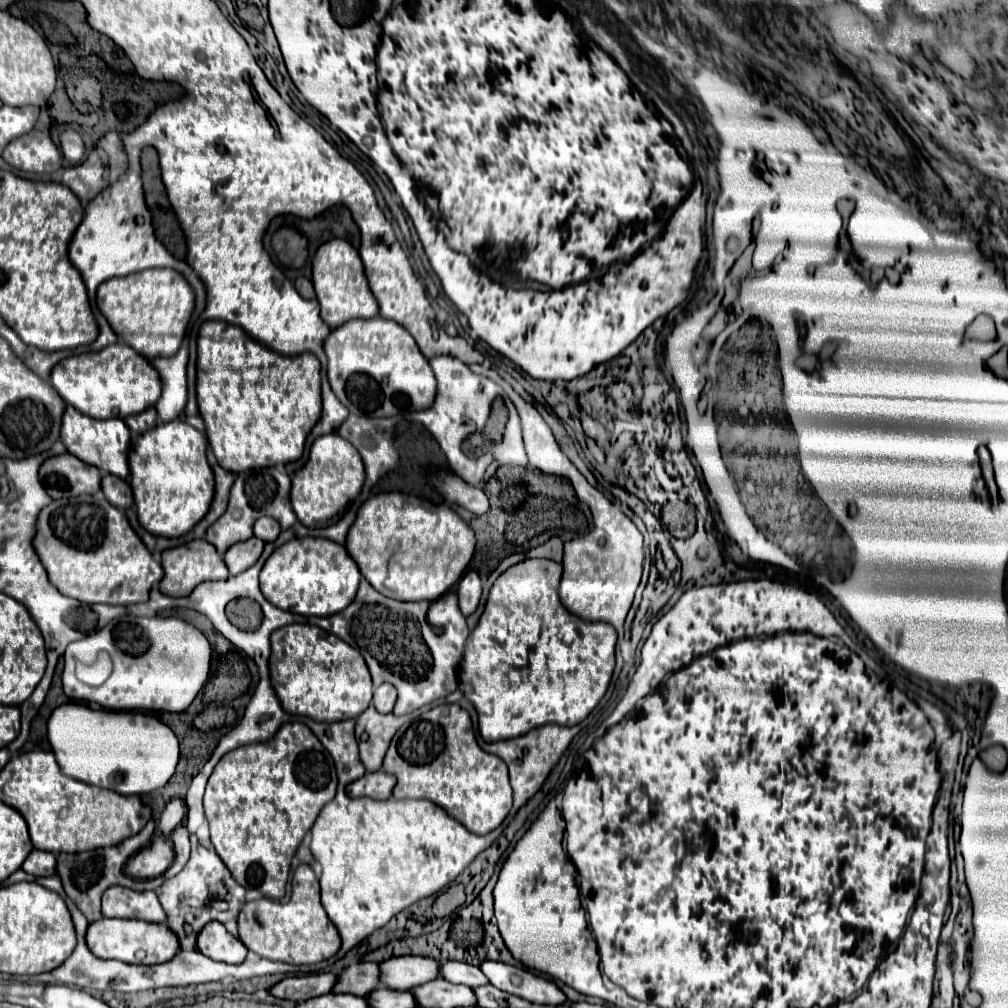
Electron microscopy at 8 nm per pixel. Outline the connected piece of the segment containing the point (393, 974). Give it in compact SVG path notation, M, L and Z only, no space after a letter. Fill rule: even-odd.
M390 957L378 963L382 969L380 983L390 989L406 991L438 977L438 961L428 957Z

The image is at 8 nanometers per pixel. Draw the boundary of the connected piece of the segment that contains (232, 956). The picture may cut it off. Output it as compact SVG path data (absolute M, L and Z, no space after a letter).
M212 921L210 925L206 925L206 929L202 929L202 933L198 933L196 949L214 961L234 963L234 965L242 963L248 953L242 941L232 933L228 933L226 927L218 921Z

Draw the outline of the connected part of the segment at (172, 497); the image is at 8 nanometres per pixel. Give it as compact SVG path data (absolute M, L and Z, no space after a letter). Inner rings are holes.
M174 419L170 423L158 423L154 429L148 429L146 433L134 437L132 449L128 453L128 467L130 467L128 481L132 487L138 521L152 535L180 537L206 515L214 495L214 475L206 461L206 445L208 443L204 433L196 431L182 419Z

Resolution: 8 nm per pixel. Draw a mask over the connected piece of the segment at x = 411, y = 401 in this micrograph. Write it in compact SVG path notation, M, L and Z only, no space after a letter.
M372 317L352 319L336 327L324 341L328 357L328 383L350 413L388 417L428 409L436 395L434 373L412 335L396 321Z

